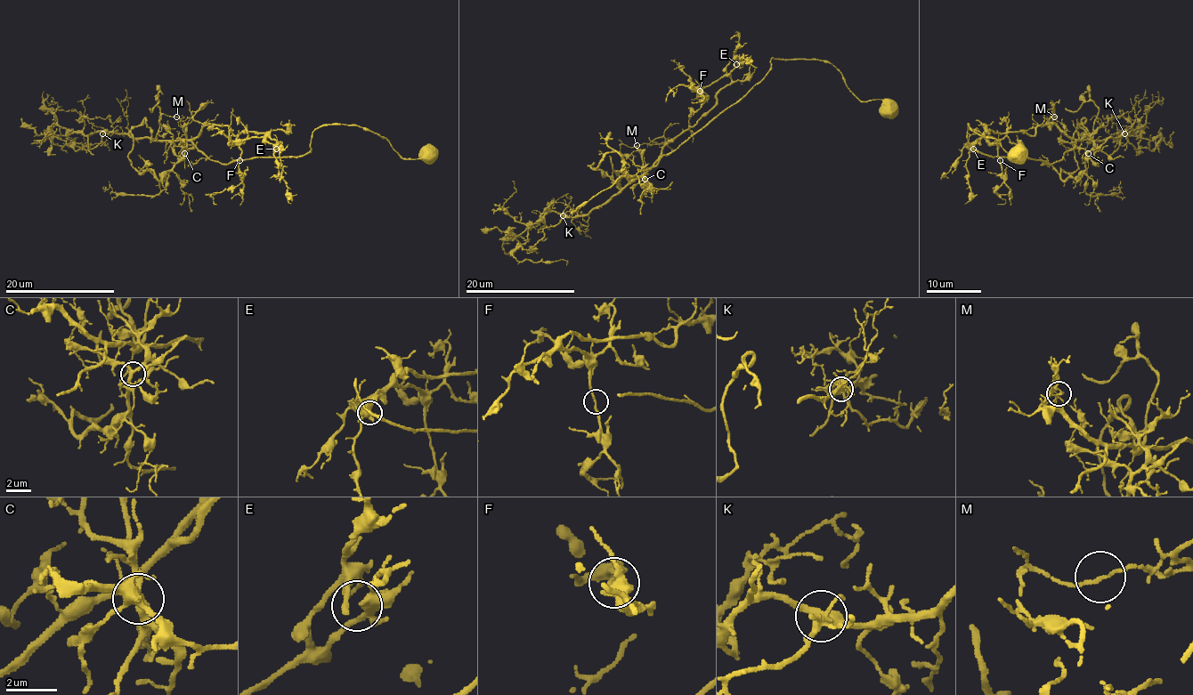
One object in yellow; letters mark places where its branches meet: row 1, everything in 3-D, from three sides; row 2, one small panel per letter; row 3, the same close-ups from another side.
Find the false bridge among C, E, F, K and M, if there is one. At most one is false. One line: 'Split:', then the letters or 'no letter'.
Split: M

